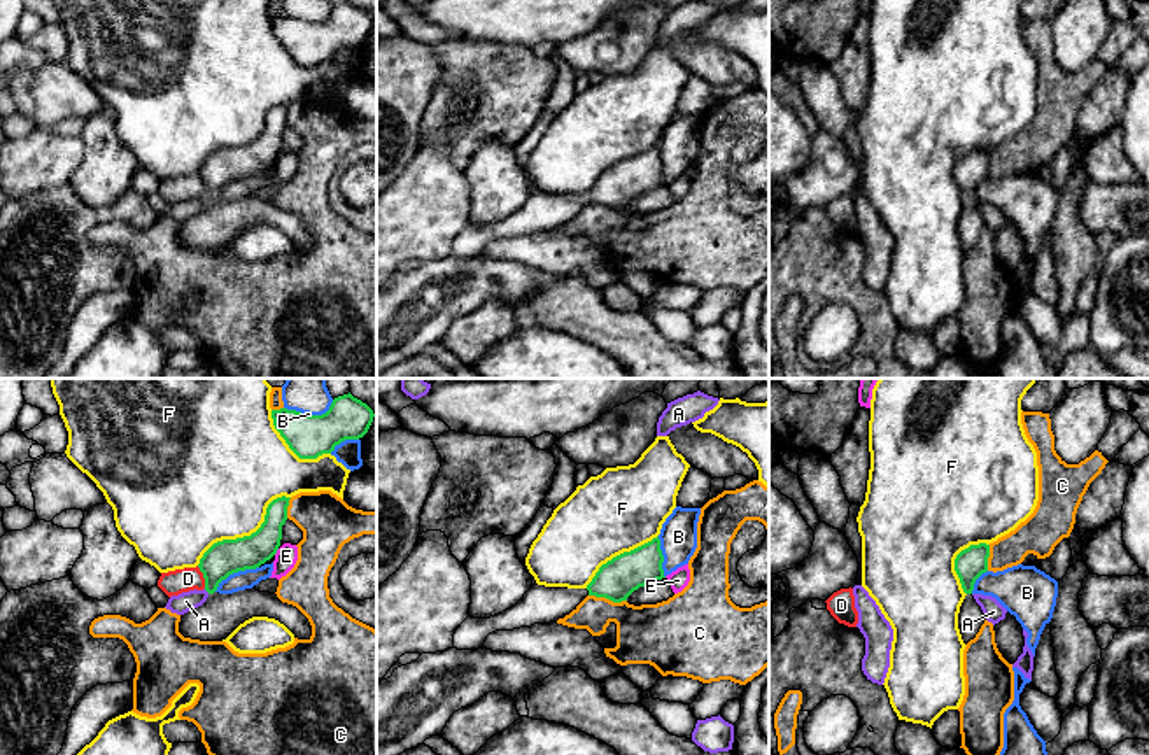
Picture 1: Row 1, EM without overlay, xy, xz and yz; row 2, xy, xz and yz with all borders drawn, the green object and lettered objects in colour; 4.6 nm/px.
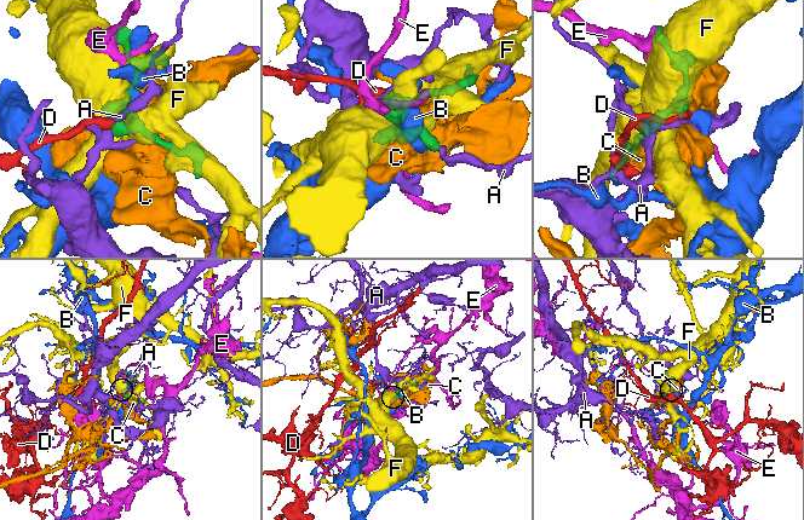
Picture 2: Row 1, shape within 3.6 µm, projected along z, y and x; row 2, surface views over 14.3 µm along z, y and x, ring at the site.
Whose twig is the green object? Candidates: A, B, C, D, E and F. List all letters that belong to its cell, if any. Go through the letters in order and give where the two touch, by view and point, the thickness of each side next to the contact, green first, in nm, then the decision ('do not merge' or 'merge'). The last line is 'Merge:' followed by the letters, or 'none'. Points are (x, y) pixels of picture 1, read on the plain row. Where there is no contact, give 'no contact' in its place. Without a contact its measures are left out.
A: xy (207, 198) | 160/90 nm | do not merge
B: xy (310, 23) | 200/110 nm | do not merge
C: xz (608, 205) | 190/280 nm | do not merge
D: xy (204, 184) | 160/110 nm | do not merge
E: xy (275, 160) | 160/100 nm | do not merge
F: xy (247, 144) | 160/460 nm | do not merge
Merge: none

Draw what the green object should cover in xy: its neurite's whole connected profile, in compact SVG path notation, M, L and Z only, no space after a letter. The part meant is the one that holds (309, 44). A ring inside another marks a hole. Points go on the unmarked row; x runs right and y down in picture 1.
M350 0L335 5L322 23L287 16L271 18L275 37L300 67L317 67L331 61L345 47L363 46L373 25L373 18Z

